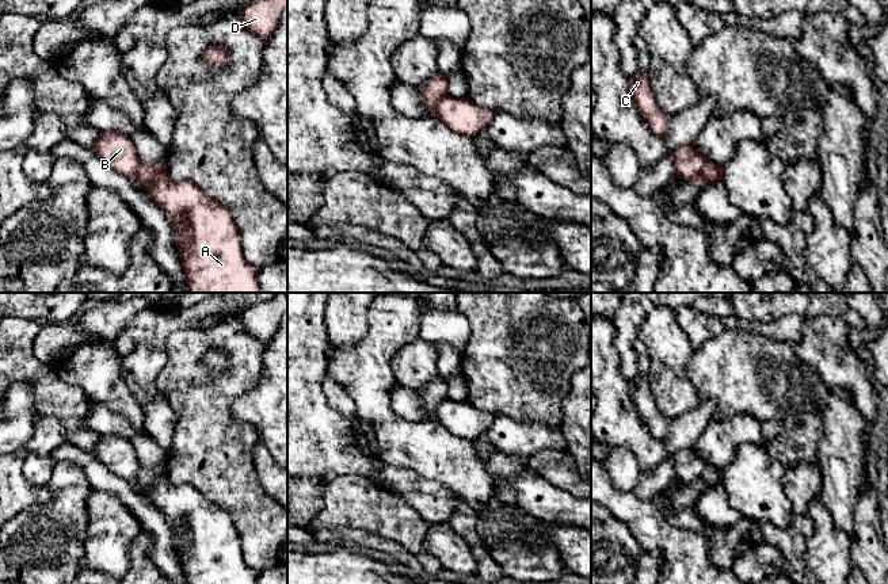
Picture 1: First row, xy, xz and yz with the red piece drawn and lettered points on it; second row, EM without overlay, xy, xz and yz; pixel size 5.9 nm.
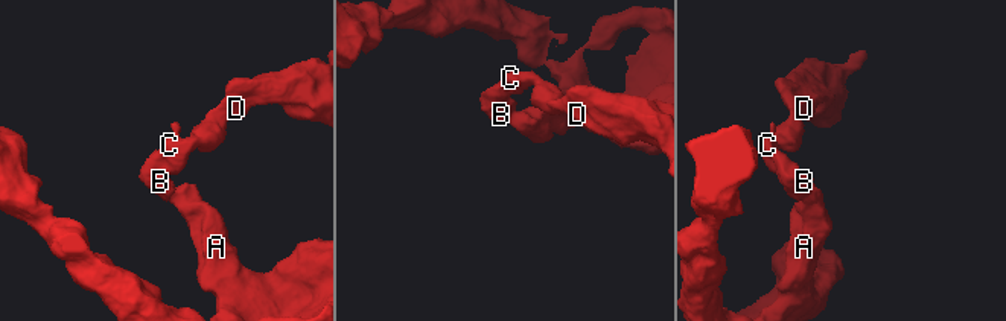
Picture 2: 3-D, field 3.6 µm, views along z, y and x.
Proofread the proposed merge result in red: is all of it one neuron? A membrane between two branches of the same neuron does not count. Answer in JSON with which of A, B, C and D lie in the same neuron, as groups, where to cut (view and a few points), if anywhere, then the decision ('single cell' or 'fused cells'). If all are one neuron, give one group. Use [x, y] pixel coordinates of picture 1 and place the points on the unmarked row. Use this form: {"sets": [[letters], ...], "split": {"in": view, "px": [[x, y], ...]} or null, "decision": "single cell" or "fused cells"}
{"sets": [["A"], ["B", "C", "D"]], "split": {"in": "yz", "px": [[711, 465], [702, 473], [698, 484]]}, "decision": "fused cells"}

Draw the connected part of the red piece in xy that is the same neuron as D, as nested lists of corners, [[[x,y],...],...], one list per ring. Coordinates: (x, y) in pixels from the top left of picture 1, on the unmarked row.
[[[275,293],[271,299],[251,305],[237,313],[244,331],[259,340],[273,339],[287,312],[287,293]]]

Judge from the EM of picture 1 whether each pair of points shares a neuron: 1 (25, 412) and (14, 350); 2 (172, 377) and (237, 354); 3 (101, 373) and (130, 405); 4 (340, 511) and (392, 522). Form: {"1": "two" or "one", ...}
{"1": "two", "2": "one", "3": "one", "4": "one"}

